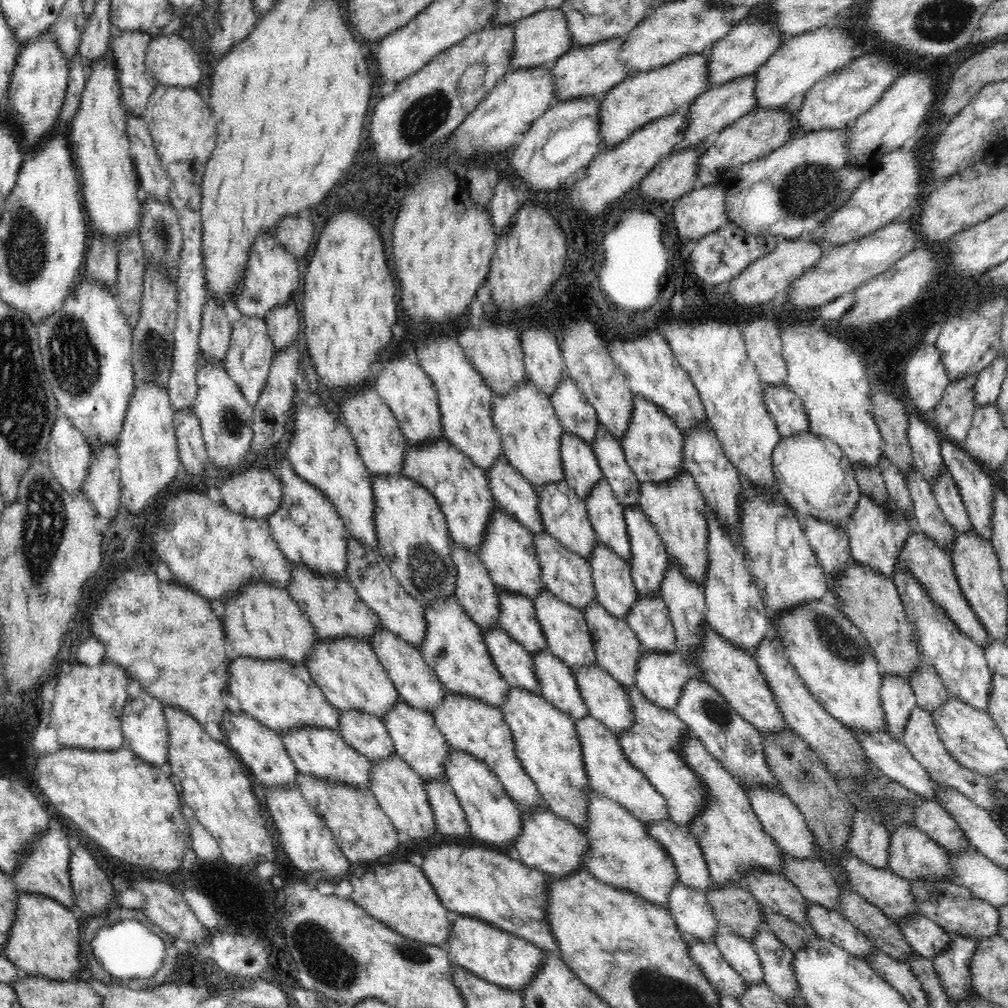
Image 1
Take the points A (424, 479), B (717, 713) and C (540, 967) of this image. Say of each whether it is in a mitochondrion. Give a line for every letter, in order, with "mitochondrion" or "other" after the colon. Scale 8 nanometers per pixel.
A: other
B: mitochondrion
C: other

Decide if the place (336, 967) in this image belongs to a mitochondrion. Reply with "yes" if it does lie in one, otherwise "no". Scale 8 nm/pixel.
yes

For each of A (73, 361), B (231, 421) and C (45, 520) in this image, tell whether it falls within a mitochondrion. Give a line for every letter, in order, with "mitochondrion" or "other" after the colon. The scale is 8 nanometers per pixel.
A: mitochondrion
B: mitochondrion
C: mitochondrion

